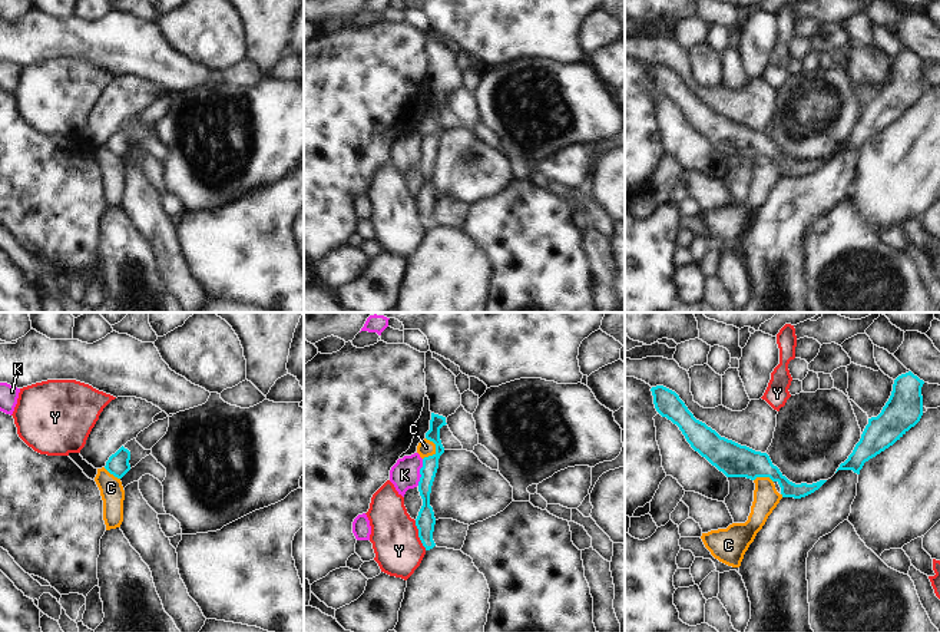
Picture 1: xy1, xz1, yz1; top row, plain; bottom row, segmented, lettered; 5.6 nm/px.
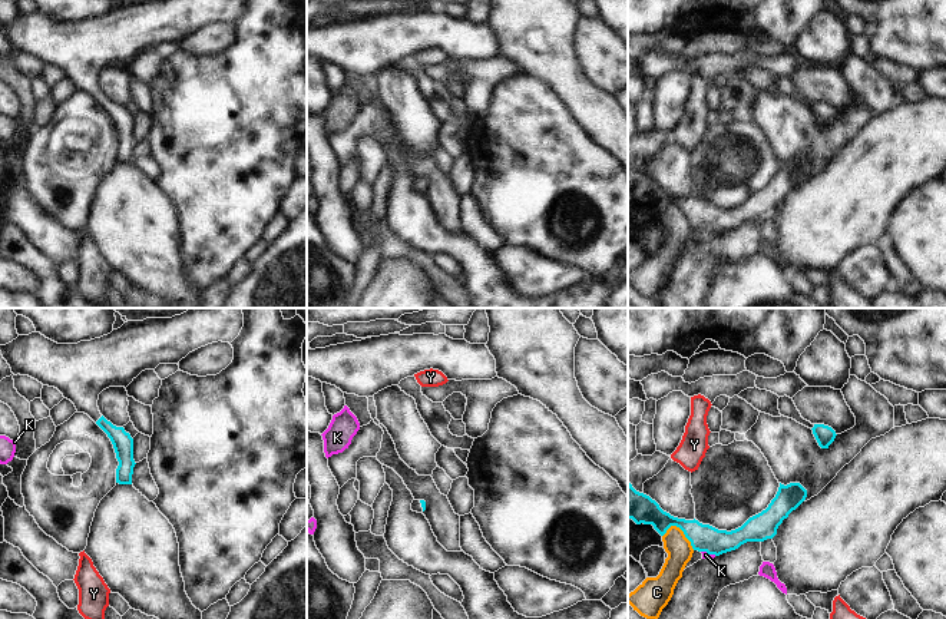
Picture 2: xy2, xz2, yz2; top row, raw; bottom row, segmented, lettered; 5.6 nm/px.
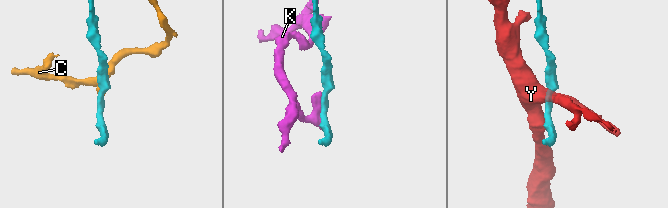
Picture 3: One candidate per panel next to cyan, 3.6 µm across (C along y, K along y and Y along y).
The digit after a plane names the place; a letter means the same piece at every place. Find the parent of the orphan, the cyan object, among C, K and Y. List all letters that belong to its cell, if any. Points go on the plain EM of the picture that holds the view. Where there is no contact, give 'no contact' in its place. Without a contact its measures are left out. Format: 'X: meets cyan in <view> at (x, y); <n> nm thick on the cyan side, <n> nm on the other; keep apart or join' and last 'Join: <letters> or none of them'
C: meets cyan in yz2 at (681, 208); 160 nm thick on the cyan side, 140 nm on the other; keep apart
K: meets cyan in xz1 at (420, 151); 90 nm thick on the cyan side, 170 nm on the other; keep apart
Y: meets cyan in xz1 at (419, 214); 110 nm thick on the cyan side, 280 nm on the other; keep apart
Join: none of them

